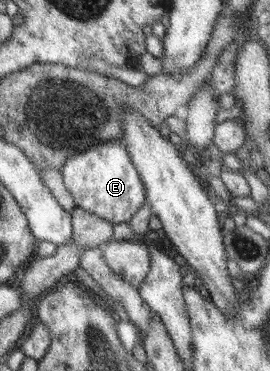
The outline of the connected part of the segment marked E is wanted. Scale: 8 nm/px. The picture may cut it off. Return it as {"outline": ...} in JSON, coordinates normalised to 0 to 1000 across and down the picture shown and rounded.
{"outline":[[[448,377],[344,383],[330,402],[244,431],[222,464],[278,547],[381,596],[415,604],[478,598],[537,547],[526,474]]]}

